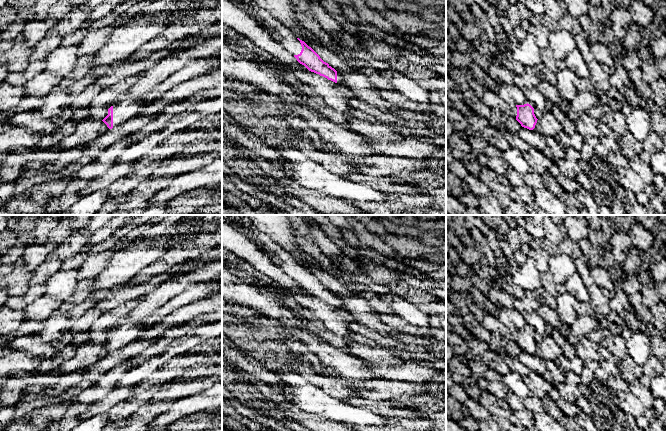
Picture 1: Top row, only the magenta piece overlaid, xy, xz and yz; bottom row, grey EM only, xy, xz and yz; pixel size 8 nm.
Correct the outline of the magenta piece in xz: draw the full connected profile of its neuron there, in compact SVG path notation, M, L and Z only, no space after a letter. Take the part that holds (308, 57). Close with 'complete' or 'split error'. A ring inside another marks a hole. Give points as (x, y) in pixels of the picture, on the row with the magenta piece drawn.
M235 0L235 3L240 5L260 27L266 30L274 40L280 42L309 71L342 85L342 74L324 62L311 47L297 38L290 28L274 18L267 10L253 1L248 3L247 0Z | split error

